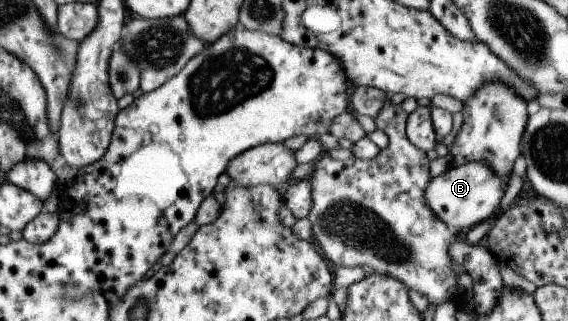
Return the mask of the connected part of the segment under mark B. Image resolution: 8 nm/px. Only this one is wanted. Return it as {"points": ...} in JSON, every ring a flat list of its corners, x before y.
{"points":[[468,162,459,166,451,165,445,172,436,177,431,177,423,193,423,200,426,207,438,218,446,227,455,234,463,234,462,229,468,230,479,223,489,221,498,207,500,198,504,192,504,184,492,173,489,167,482,162]]}

